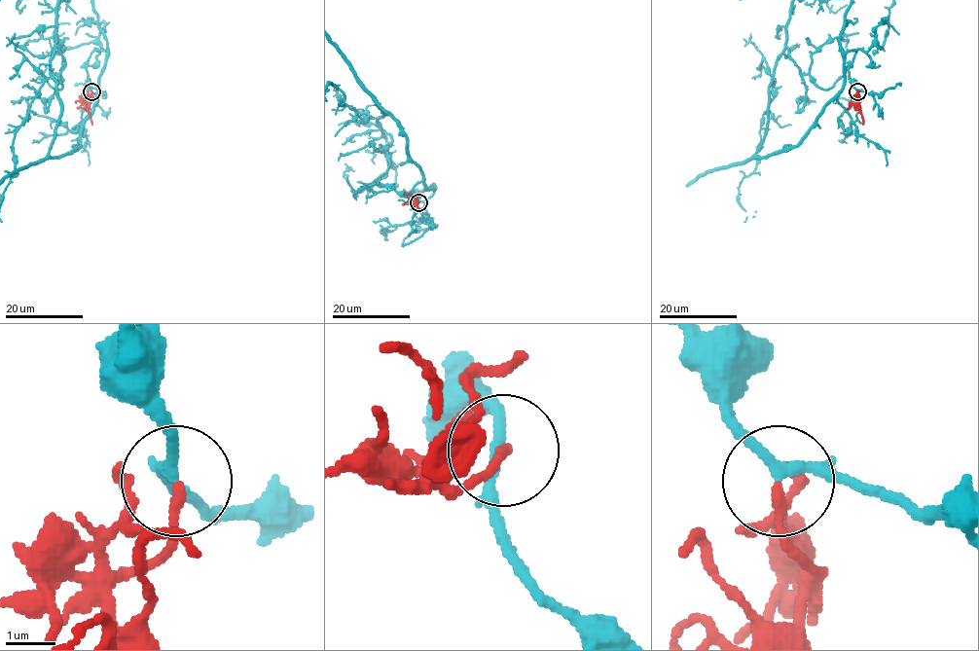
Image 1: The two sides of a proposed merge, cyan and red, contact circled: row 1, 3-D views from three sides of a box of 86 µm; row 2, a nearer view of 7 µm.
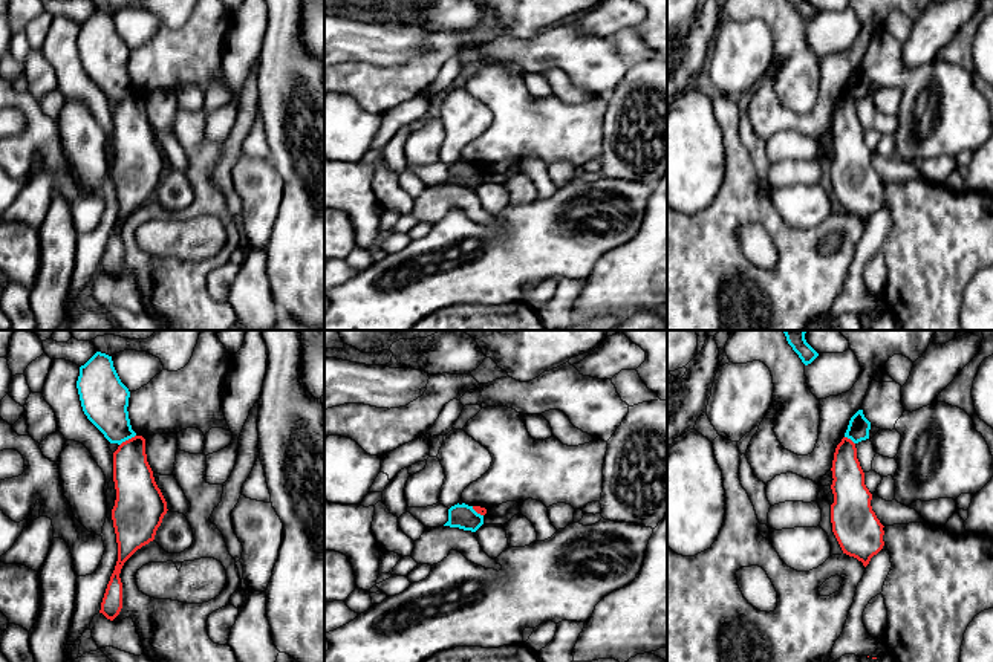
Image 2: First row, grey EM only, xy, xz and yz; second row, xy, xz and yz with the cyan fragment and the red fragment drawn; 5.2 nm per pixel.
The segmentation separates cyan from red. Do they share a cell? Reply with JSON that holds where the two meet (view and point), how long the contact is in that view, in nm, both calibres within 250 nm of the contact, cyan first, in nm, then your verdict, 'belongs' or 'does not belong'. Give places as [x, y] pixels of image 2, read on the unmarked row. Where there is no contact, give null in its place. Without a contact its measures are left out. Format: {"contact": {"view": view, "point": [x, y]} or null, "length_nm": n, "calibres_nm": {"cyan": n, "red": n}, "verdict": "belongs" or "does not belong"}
{"contact": {"view": "xy", "point": [127, 97]}, "length_nm": 110, "calibres_nm": {"cyan": 260, "red": 220}, "verdict": "does not belong"}

